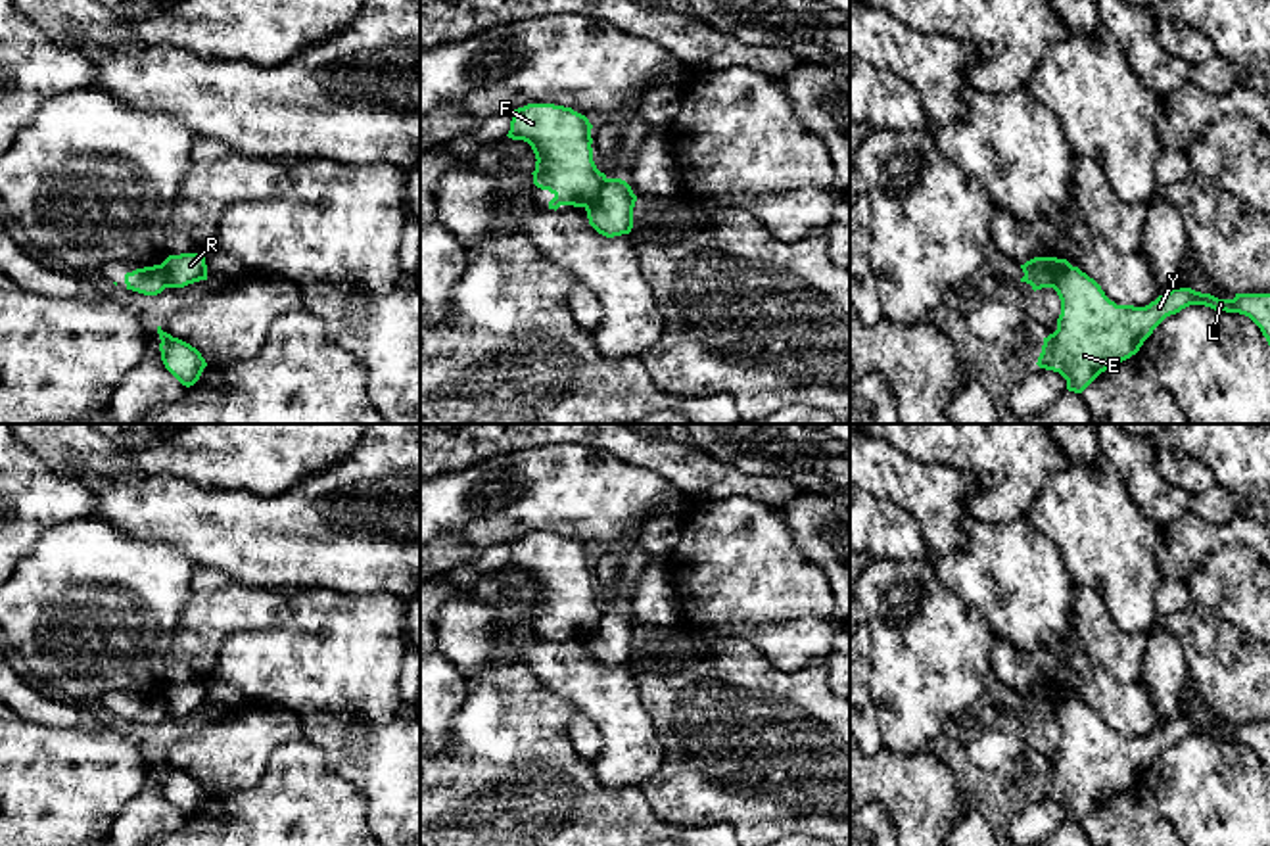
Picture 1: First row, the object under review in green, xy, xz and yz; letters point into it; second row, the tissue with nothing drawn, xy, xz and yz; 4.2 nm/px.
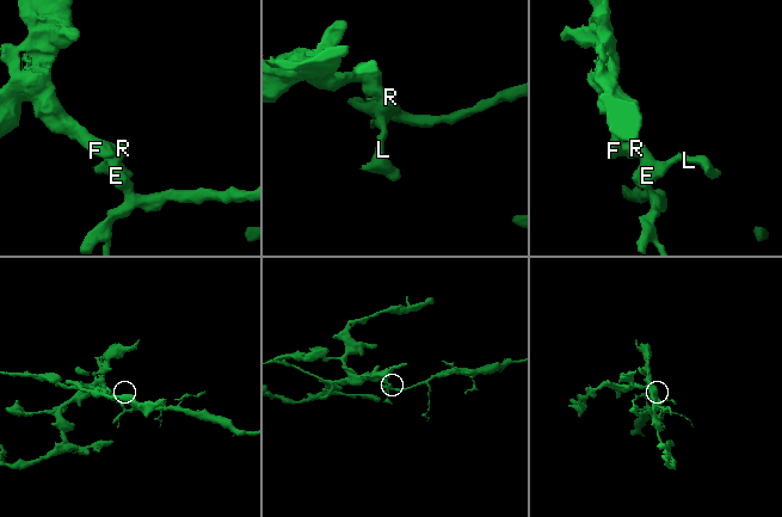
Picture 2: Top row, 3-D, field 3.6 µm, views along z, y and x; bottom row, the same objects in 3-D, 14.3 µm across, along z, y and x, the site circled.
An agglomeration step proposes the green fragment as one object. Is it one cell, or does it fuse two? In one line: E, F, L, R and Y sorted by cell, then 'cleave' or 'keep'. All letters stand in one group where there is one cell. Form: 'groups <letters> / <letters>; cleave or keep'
groups E L R Y / F; cleave

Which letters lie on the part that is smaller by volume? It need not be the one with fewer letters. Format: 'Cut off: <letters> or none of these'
Cut off: E, L, R, Y

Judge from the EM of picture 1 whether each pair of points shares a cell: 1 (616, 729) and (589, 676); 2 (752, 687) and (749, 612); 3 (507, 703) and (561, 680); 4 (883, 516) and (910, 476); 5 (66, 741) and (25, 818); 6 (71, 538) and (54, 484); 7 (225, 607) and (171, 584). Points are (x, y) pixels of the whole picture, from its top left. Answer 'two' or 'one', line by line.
1: one
2: two
3: two
4: two
5: one
6: two
7: two

